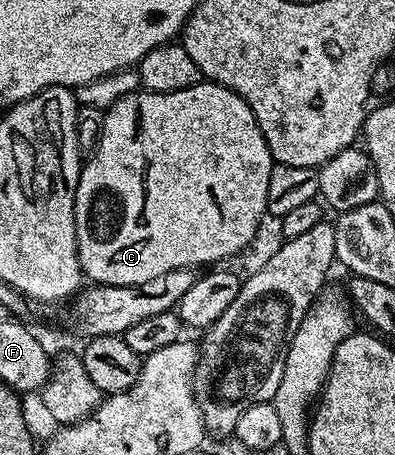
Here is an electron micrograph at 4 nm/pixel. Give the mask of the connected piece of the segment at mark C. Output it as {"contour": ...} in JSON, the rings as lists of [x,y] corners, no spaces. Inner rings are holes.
{"contour":[[[201,80],[186,91],[169,93],[150,93],[137,91],[127,93],[118,99],[104,114],[100,141],[96,144],[91,157],[83,162],[76,188],[74,215],[76,216],[77,255],[83,276],[97,285],[141,285],[166,271],[191,269],[193,267],[212,267],[224,263],[227,257],[240,253],[256,237],[260,229],[260,220],[268,213],[268,188],[270,171],[273,167],[272,156],[266,147],[266,139],[250,111],[250,107],[234,91],[215,81]]]}

